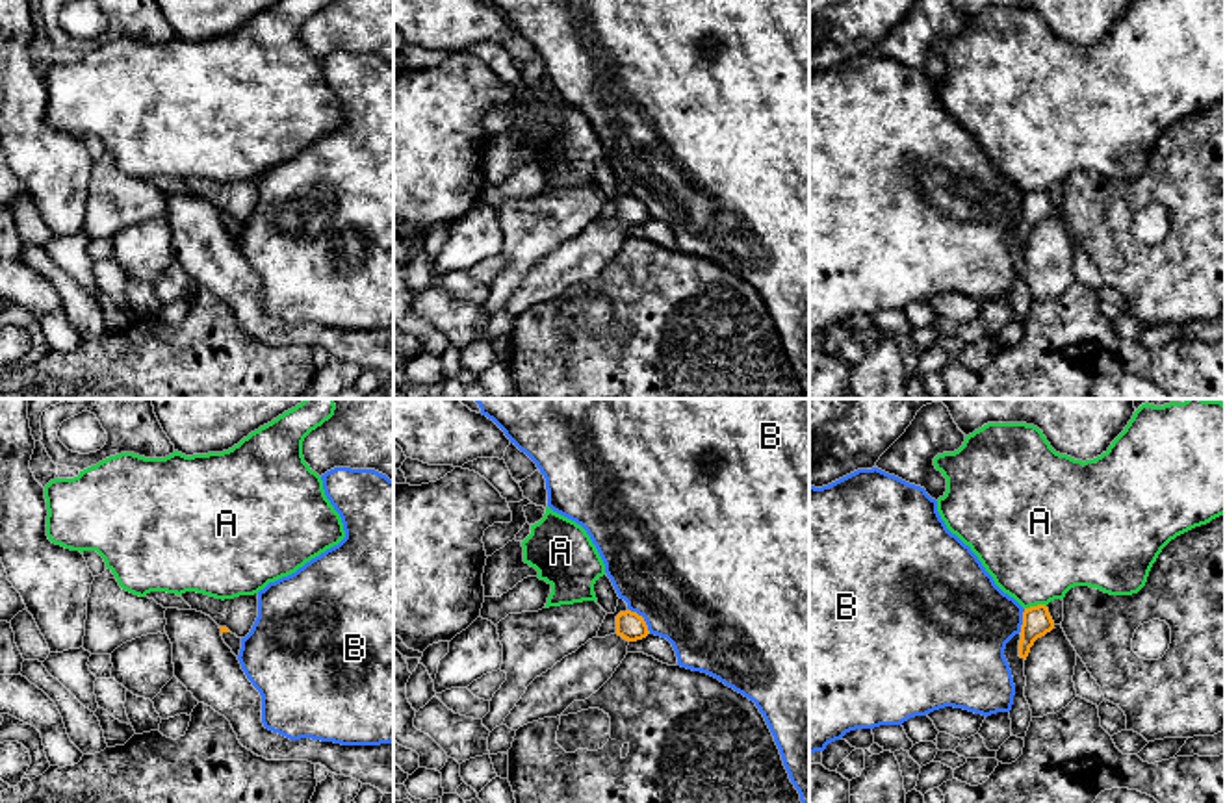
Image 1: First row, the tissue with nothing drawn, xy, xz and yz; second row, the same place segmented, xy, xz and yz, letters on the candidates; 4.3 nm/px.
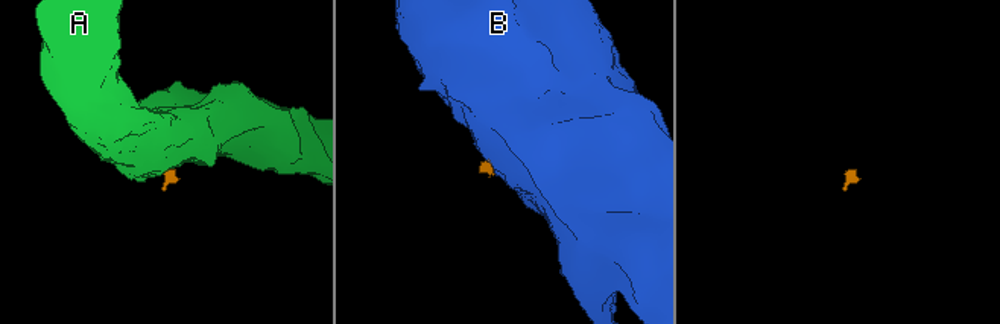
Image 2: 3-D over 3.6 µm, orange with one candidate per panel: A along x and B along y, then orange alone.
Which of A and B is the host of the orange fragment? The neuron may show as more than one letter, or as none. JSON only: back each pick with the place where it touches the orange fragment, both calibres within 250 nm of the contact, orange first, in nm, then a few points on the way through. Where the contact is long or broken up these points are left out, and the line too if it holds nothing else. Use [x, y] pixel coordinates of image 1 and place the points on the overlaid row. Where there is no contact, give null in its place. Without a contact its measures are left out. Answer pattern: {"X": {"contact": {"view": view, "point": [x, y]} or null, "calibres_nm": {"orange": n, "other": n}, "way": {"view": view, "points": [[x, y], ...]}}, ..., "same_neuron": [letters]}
{"same_neuron": []}

